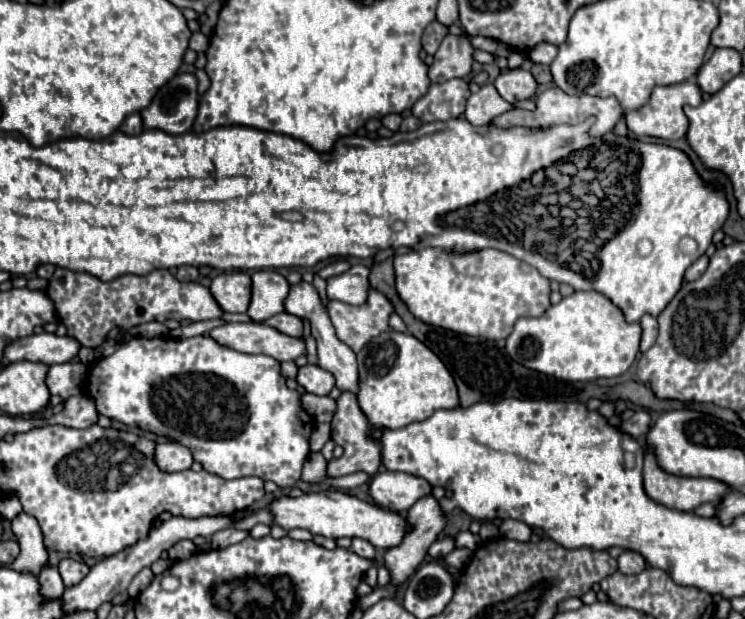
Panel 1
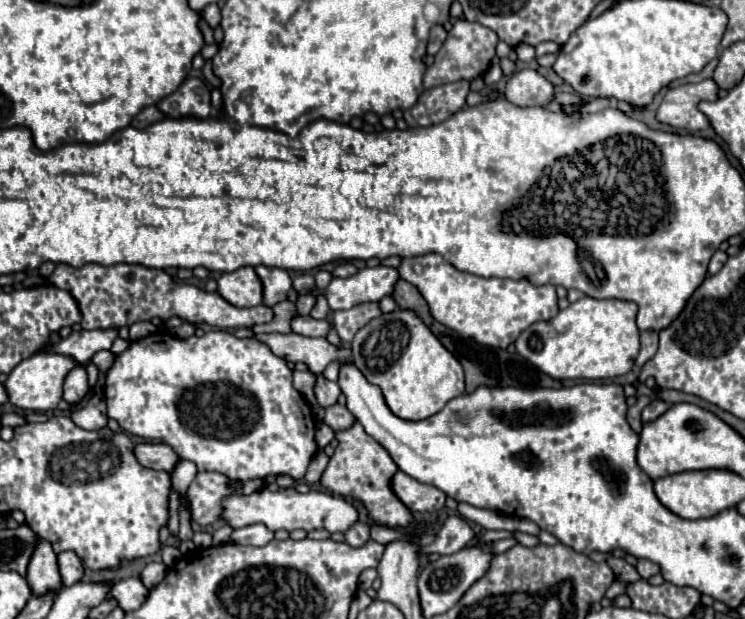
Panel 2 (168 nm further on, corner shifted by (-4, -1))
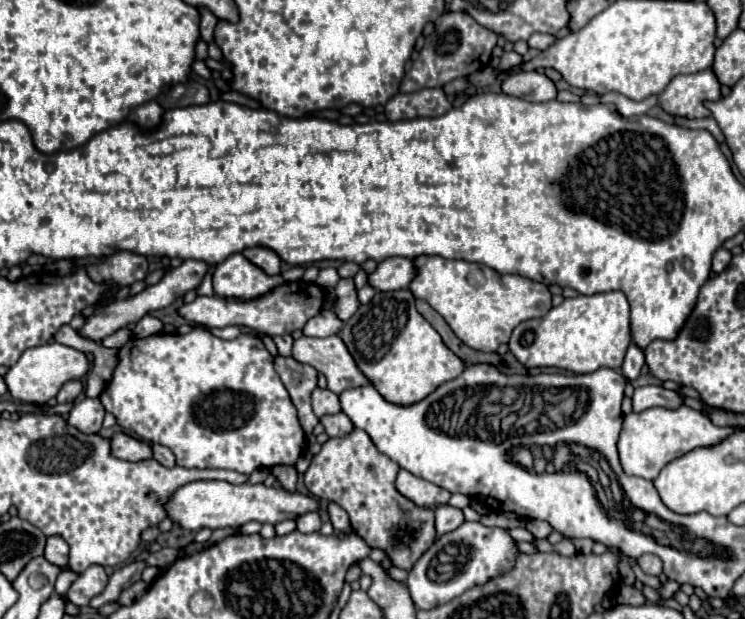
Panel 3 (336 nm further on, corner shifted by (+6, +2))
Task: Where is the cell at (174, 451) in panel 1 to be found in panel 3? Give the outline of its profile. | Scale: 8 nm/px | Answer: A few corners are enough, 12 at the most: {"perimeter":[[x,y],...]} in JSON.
{"perimeter":[[113,434],[113,456],[129,462],[153,458],[147,442]]}

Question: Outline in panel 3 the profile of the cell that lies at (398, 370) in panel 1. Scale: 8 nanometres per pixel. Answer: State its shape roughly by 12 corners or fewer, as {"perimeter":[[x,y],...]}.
{"perimeter":[[409,290],[377,292],[341,340],[387,402],[465,370]]}

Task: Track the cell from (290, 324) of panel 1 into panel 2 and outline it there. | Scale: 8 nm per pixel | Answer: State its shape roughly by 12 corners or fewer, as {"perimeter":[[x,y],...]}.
{"perimeter":[[293,317],[291,329],[305,337],[327,337],[329,319]]}

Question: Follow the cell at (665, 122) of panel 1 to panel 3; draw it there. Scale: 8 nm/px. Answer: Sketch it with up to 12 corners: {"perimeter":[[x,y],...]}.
{"perimeter":[[711,68],[679,74],[659,94],[669,116],[707,118],[717,100]]}

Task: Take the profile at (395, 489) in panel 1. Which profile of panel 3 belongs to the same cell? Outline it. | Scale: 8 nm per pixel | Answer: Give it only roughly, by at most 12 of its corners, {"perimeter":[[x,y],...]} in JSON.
{"perimeter":[[399,470],[395,488],[431,508],[451,498],[443,488]]}

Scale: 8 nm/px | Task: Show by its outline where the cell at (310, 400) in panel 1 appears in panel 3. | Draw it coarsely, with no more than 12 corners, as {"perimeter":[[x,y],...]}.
{"perimeter":[[343,412],[321,416],[329,436],[345,436],[353,422]]}

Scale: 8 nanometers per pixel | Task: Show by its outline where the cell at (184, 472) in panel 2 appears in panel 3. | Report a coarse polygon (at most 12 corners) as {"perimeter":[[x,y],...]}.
{"perimeter":[[155,444],[153,458],[159,464],[173,468],[175,456],[169,448]]}

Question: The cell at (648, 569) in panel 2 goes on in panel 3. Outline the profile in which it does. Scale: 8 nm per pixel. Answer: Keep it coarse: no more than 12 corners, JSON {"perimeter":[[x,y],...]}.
{"perimeter":[[653,554],[637,558],[645,574],[659,576],[661,560]]}

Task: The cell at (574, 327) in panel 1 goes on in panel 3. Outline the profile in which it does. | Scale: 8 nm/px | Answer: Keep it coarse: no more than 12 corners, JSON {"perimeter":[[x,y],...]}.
{"perimeter":[[623,292],[565,298],[521,322],[525,368],[617,370],[631,344]]}

